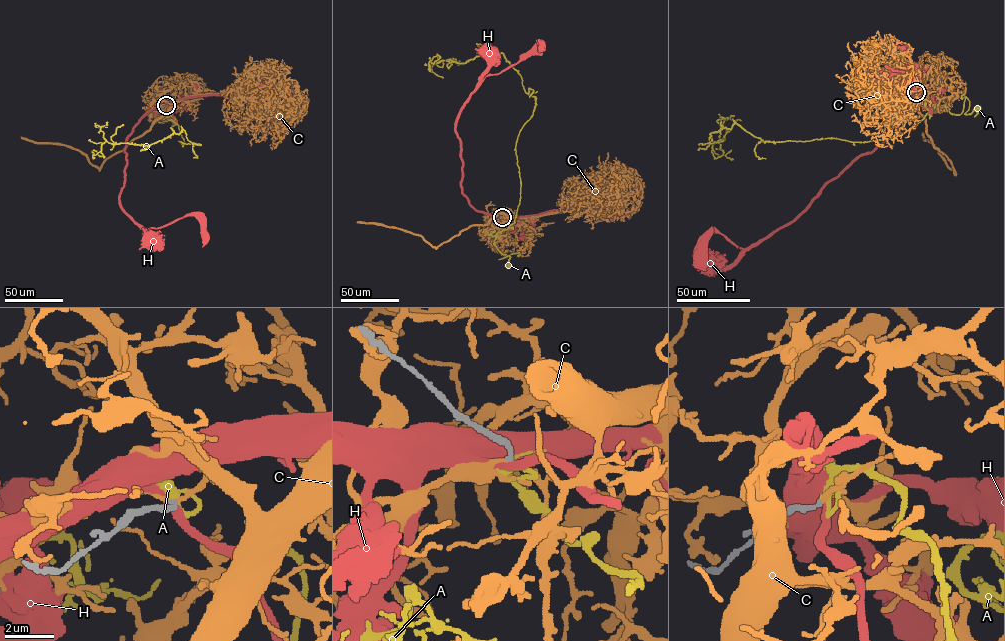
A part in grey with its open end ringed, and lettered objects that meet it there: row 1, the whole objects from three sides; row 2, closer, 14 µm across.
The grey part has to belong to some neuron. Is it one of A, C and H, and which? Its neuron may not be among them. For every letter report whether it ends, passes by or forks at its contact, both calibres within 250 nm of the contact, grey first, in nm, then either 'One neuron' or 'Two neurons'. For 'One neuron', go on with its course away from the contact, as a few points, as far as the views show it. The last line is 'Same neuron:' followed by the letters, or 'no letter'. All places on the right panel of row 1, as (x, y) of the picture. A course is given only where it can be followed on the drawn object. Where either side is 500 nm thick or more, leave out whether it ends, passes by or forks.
A: It forks there. Thickness 200 nm (grey) against 200 nm. One neuron. Its course: (916, 92), (921, 92), (930, 112), (936, 106), (960, 114), (966, 97), (969, 105), (965, 114), (978, 108)
C: It passes by. Thickness 200 nm (grey) against 170 nm. Two neurons
H: It passes by. Thickness 200 nm (grey) against 320 nm. Two neurons
Same neuron: A

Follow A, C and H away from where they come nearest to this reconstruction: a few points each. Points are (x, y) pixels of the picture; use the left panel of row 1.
A: (166, 105), (175, 120), (161, 116), (158, 121), (163, 122), (171, 109), (163, 115), (174, 122), (172, 118)
C: (166, 105), (164, 103), (169, 105), (168, 111), (148, 130), (110, 156), (100, 170), (78, 151), (20, 137)
H: (166, 105), (152, 109), (126, 140), (119, 204), (146, 229), (195, 215), (206, 237)

